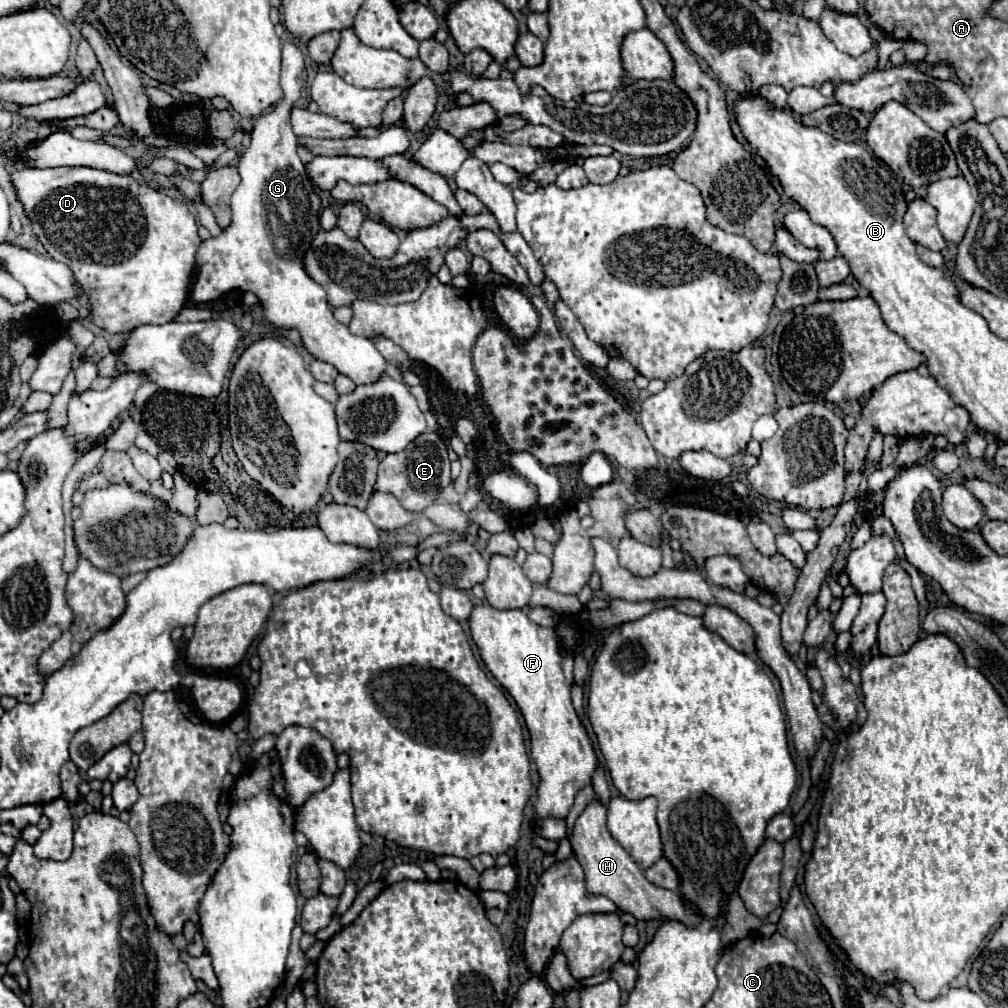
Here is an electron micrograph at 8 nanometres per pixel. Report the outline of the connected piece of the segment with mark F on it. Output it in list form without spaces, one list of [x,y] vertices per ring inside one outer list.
[[[483,602],[471,610],[469,632],[487,670],[513,696],[527,722],[531,734],[531,758],[535,760],[541,776],[541,786],[537,790],[539,798],[535,804],[537,816],[565,818],[573,806],[575,794],[585,784],[591,784],[597,756],[573,710],[571,690],[565,684],[553,628],[543,628],[531,622],[525,610],[497,610]]]

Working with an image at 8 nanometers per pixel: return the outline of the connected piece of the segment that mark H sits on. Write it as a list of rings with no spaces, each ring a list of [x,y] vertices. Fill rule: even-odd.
[[[593,798],[583,814],[577,818],[569,842],[573,846],[573,852],[581,866],[585,868],[585,886],[591,894],[601,894],[611,898],[623,912],[633,914],[637,920],[681,920],[689,926],[697,926],[701,918],[683,902],[683,898],[677,892],[661,890],[653,884],[649,884],[643,876],[643,870],[629,858],[629,854],[613,840],[613,836],[607,830],[607,804]],[[667,892],[667,894],[665,894]]]

